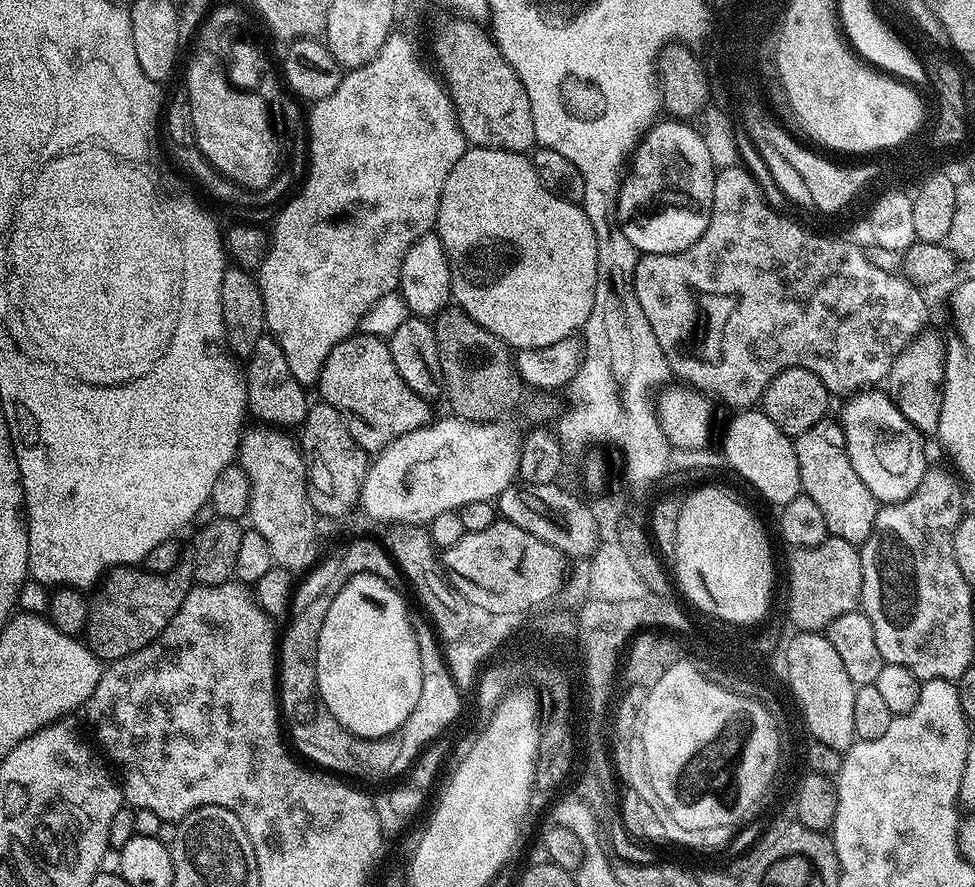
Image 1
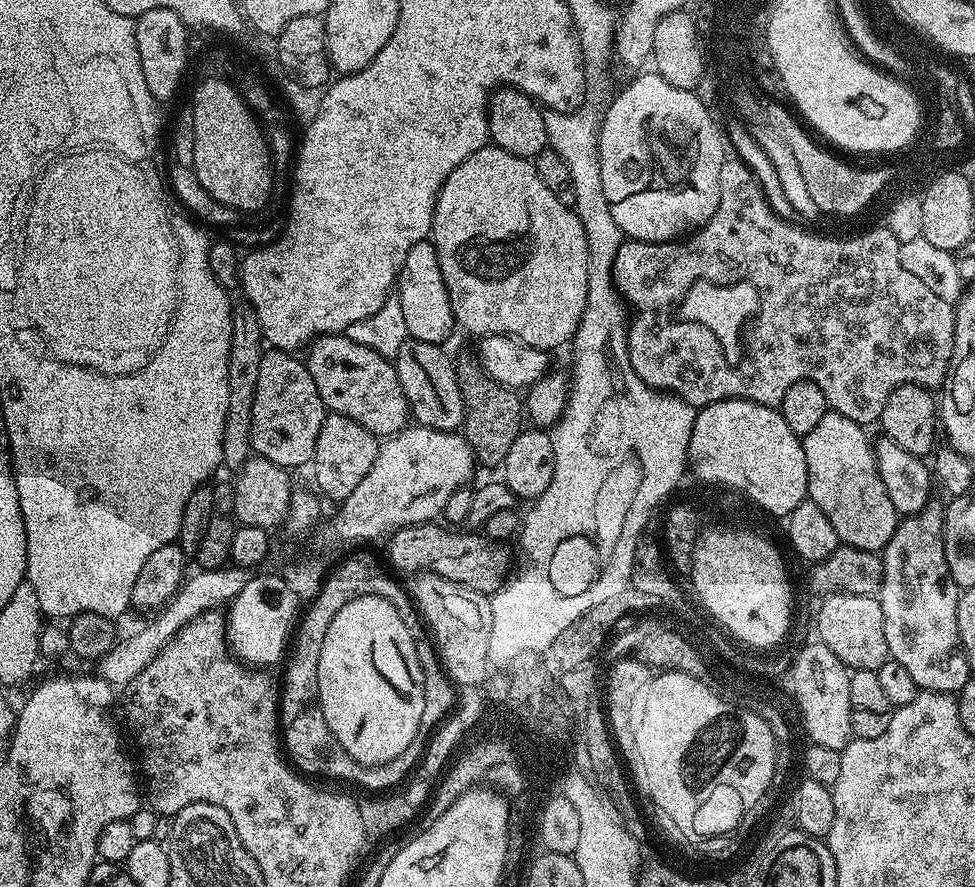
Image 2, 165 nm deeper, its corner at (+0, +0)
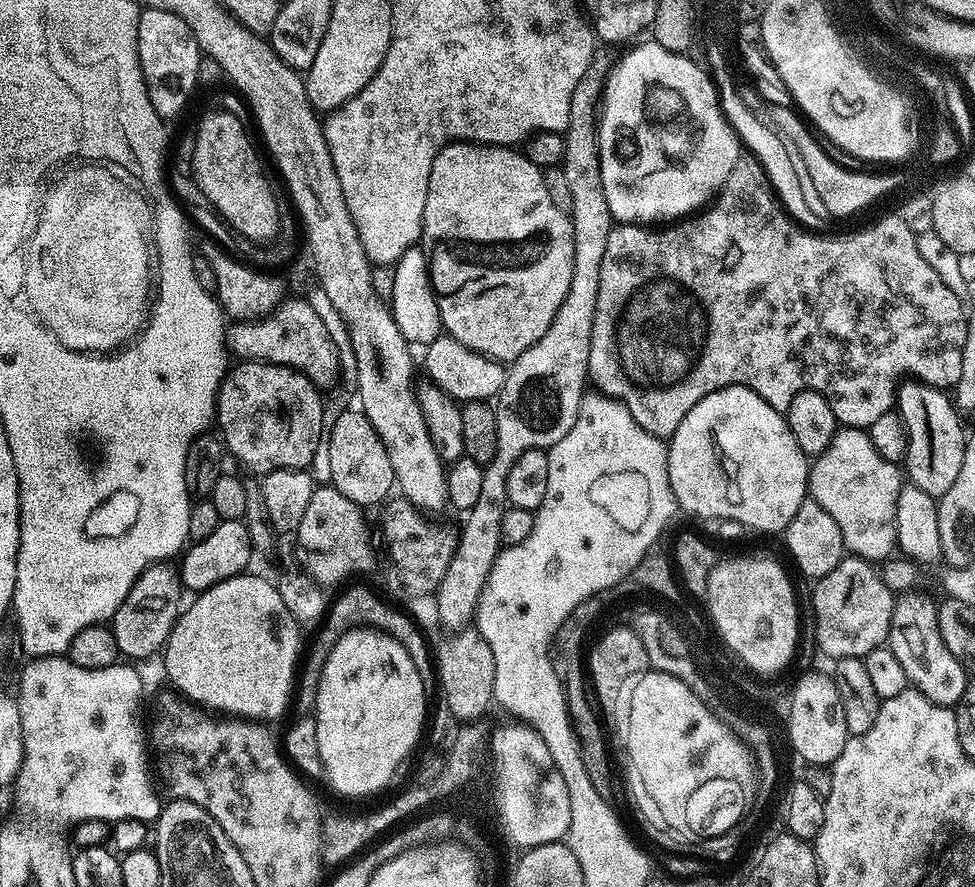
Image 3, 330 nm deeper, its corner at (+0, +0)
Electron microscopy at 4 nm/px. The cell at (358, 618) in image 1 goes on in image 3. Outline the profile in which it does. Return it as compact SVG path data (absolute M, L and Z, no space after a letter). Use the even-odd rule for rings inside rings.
M371 626L352 628L338 638L320 675L314 709L323 775L328 776L334 791L344 796L368 796L391 782L400 763L415 750L420 735L426 732L424 696L426 690L422 678L418 678L418 666L414 666L402 642Z

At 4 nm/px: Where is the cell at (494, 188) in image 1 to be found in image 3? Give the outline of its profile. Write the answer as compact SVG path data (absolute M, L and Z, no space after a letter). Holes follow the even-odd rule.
M471 142L447 144L438 154L438 158L434 158L434 166L430 170L430 186L426 190L426 210L422 222L422 240L426 245L428 273L432 275L432 288L437 294L436 301L443 331L454 337L462 346L483 356L489 356L491 360L511 362L524 353L527 348L534 346L534 342L538 342L538 338L542 338L542 334L546 334L546 330L550 330L551 323L557 322L565 307L564 299L570 290L570 282L574 274L572 221L569 213L558 210L558 206L554 206L550 193L546 190L543 171L537 164L530 162L523 151L512 146L495 144Z

